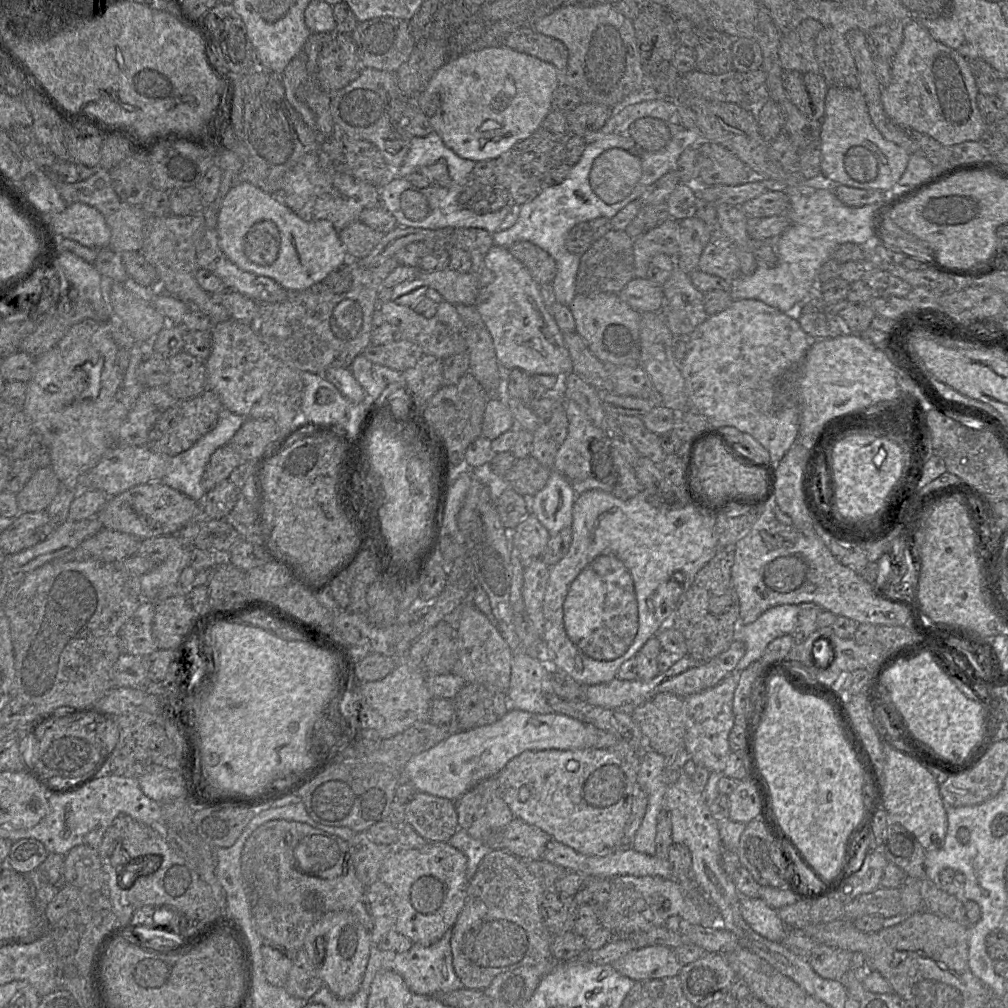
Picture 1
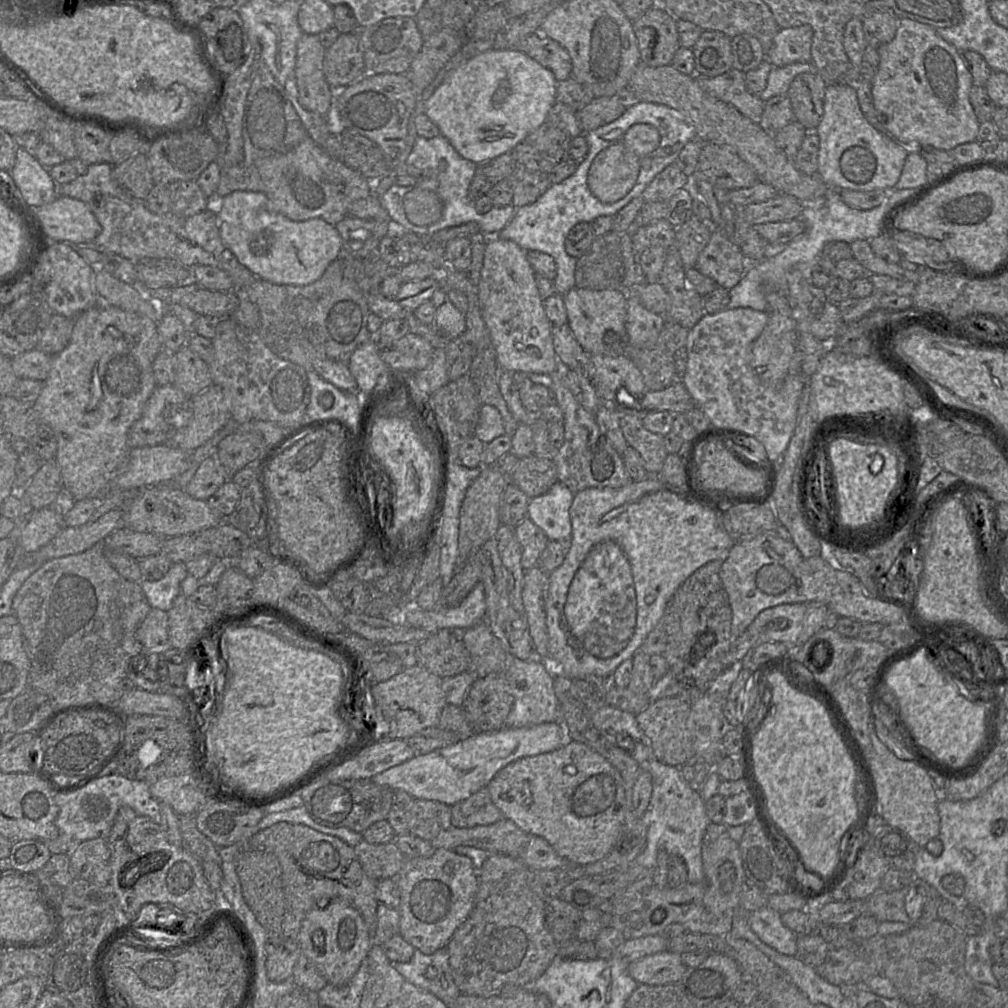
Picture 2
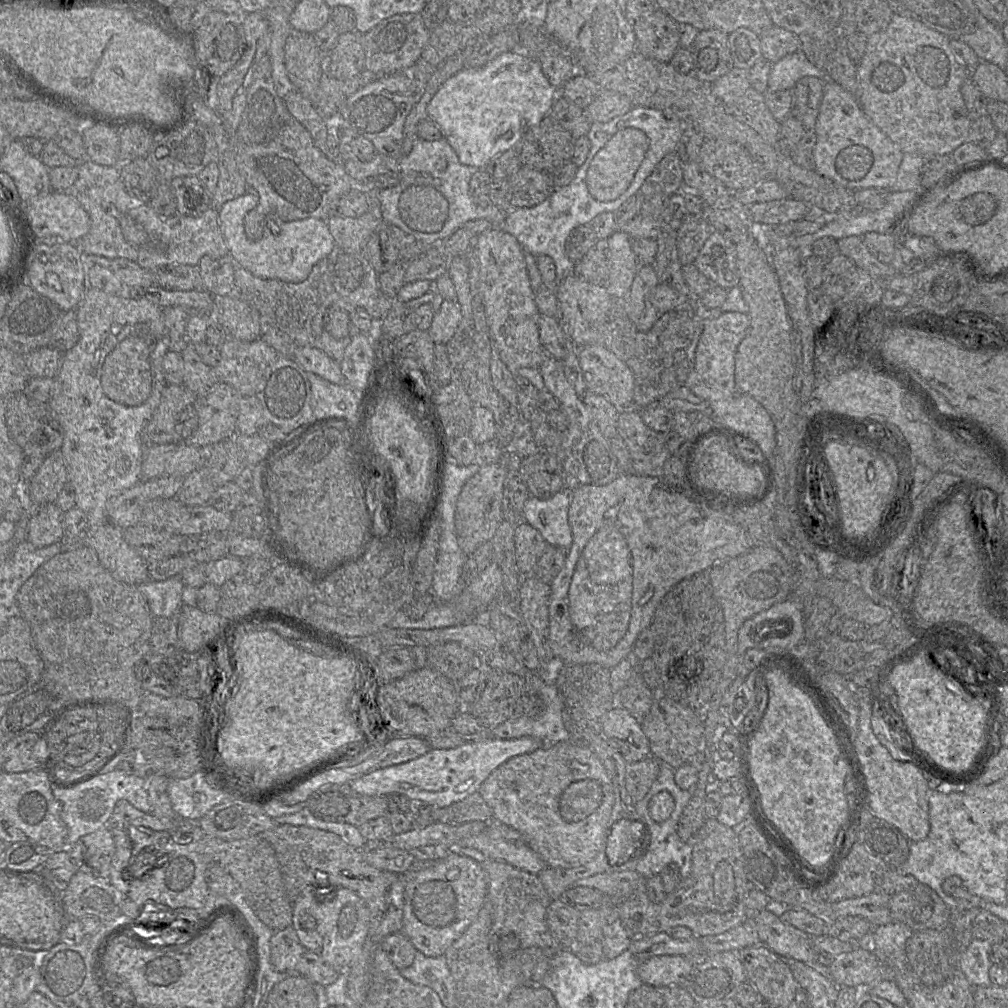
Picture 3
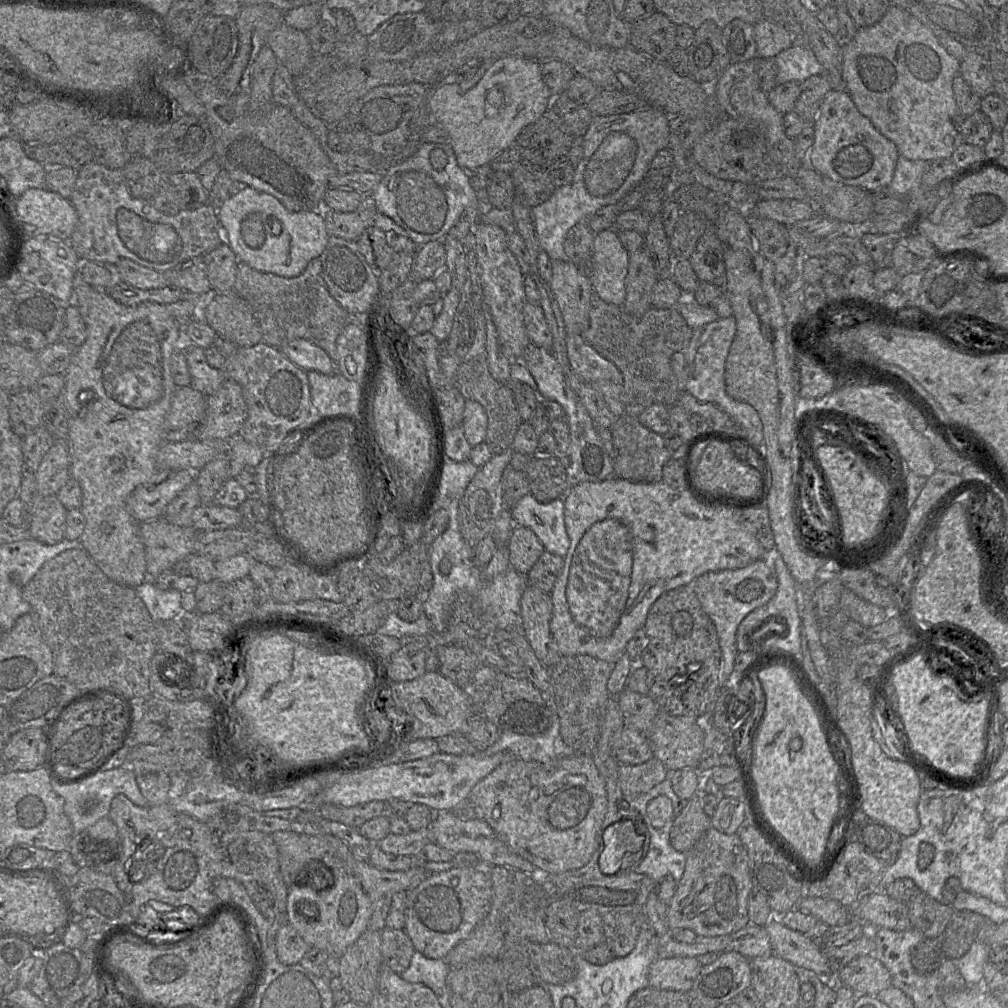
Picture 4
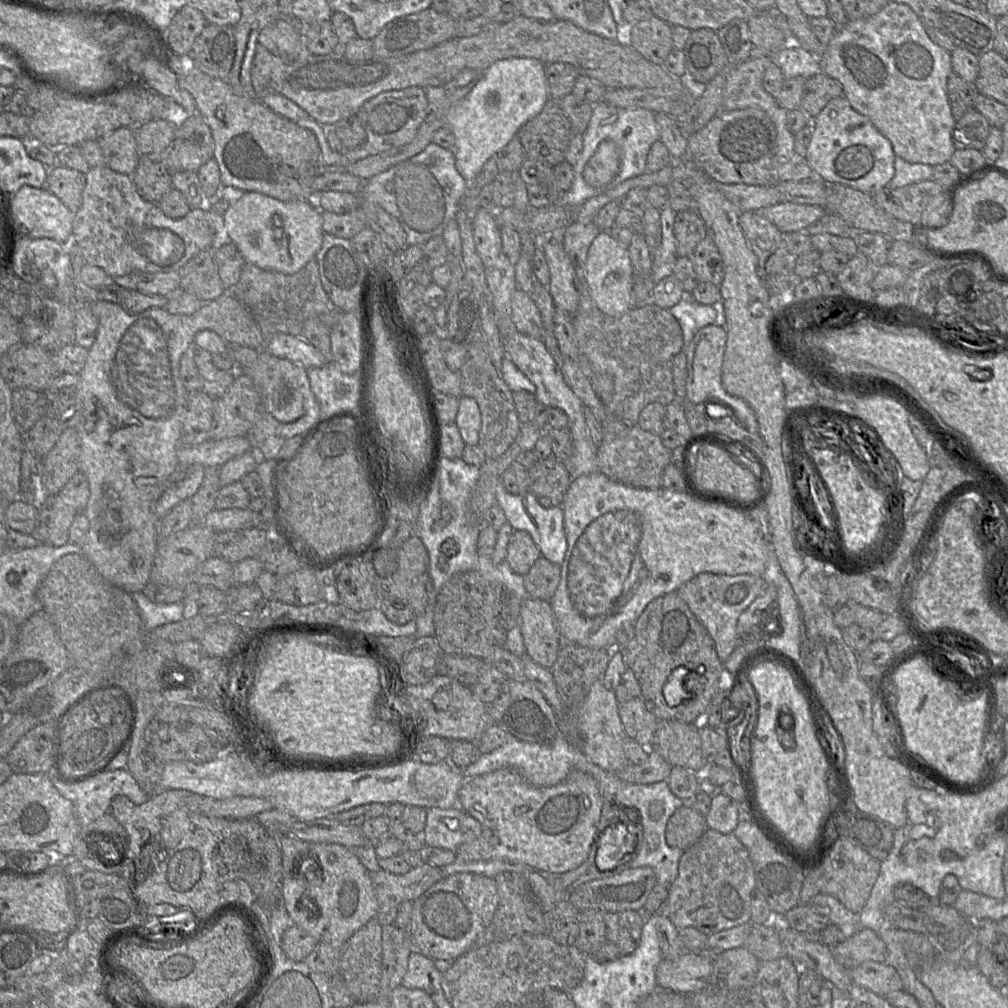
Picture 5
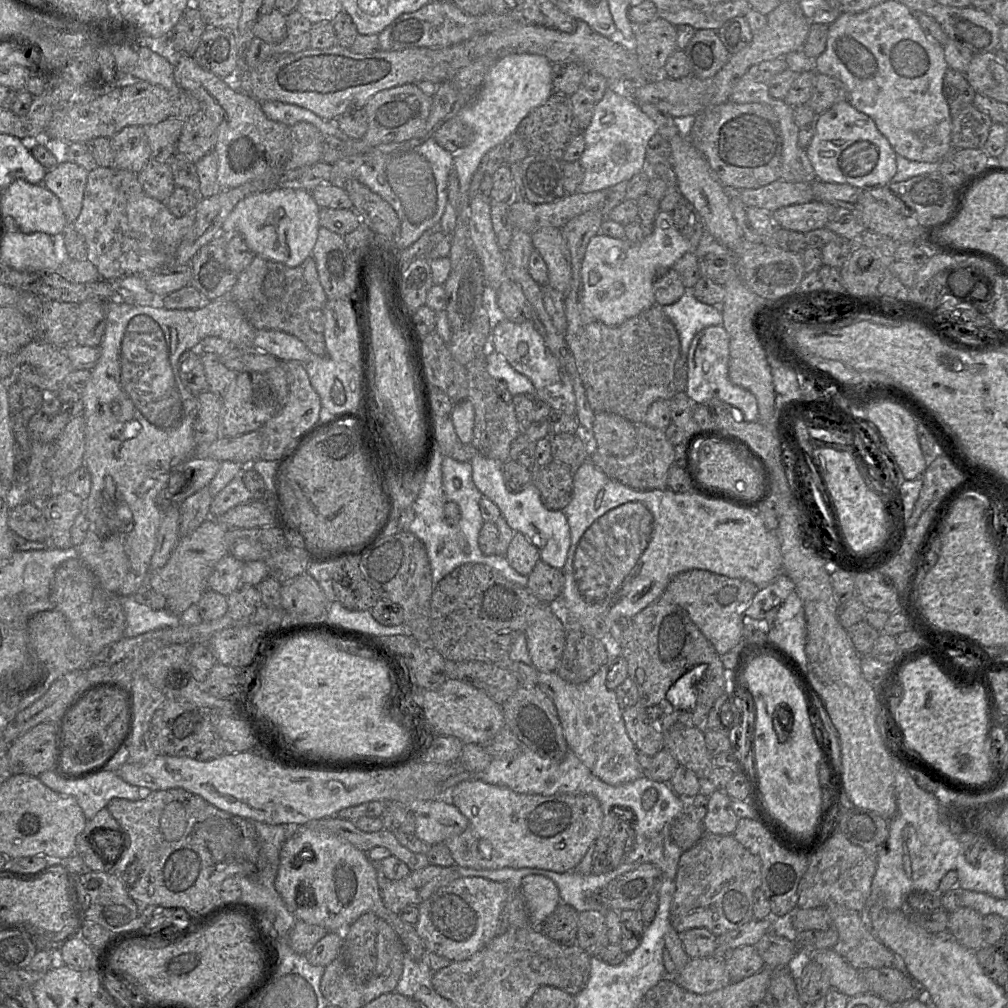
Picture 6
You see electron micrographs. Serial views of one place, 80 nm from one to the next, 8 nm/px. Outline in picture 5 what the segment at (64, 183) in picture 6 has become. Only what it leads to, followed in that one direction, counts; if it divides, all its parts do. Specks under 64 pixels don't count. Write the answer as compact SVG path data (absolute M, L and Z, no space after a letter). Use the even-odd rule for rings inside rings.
M60 164L50 168L45 187L75 215L82 205L86 175Z

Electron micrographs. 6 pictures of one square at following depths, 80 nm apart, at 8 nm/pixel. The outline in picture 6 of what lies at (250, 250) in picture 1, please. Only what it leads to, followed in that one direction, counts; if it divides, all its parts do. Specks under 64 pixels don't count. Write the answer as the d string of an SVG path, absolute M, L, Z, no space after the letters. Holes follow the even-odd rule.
M274 187L239 201L224 222L222 233L240 234L255 256L292 268L311 256L320 228L319 210L311 192L299 188Z

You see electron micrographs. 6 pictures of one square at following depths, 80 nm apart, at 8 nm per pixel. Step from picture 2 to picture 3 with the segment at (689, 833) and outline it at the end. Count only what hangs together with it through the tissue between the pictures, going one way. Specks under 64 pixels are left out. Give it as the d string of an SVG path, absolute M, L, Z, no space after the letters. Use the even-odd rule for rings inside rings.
M660 762L660 772L646 796L635 803L637 812L645 819L651 835L646 855L636 866L636 871L645 878L659 875L671 863L675 863L682 879L687 878L692 866L692 845L683 842L677 834L677 826L685 806L693 796L693 791L681 789L674 779L675 769Z

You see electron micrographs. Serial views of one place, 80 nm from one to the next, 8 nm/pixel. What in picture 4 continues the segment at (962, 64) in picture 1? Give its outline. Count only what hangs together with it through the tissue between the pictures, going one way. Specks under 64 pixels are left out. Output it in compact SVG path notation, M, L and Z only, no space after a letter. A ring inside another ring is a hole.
M890 5L882 19L874 25L858 28L854 37L842 46L842 71L845 91L851 96L858 111L867 117L883 136L896 145L899 156L901 155L909 160L933 161L941 158L951 158L953 152L963 143L960 136L962 116L956 105L952 87L954 78L959 75L959 69L960 60L947 52L939 43L934 31L909 12L894 5Z

